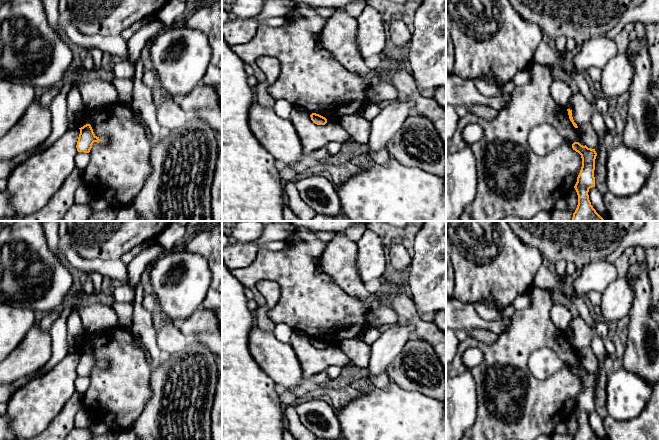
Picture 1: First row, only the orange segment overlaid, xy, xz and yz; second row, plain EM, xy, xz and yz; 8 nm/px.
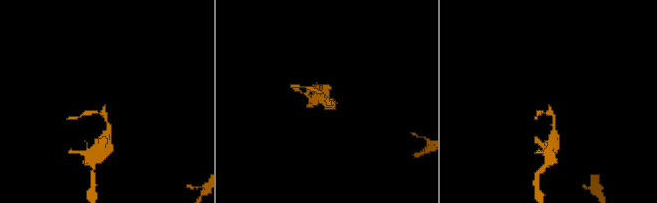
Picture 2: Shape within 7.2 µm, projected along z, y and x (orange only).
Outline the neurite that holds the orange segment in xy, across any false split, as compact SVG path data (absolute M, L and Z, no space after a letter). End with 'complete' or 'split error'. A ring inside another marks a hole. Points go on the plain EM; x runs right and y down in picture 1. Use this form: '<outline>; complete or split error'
M86 348L79 352L80 358L77 365L77 375L89 377L94 366L99 367L99 361L97 361L90 348Z; complete

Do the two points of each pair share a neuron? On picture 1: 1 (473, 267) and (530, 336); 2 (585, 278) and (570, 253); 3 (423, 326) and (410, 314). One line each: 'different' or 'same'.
1: different
2: different
3: same

